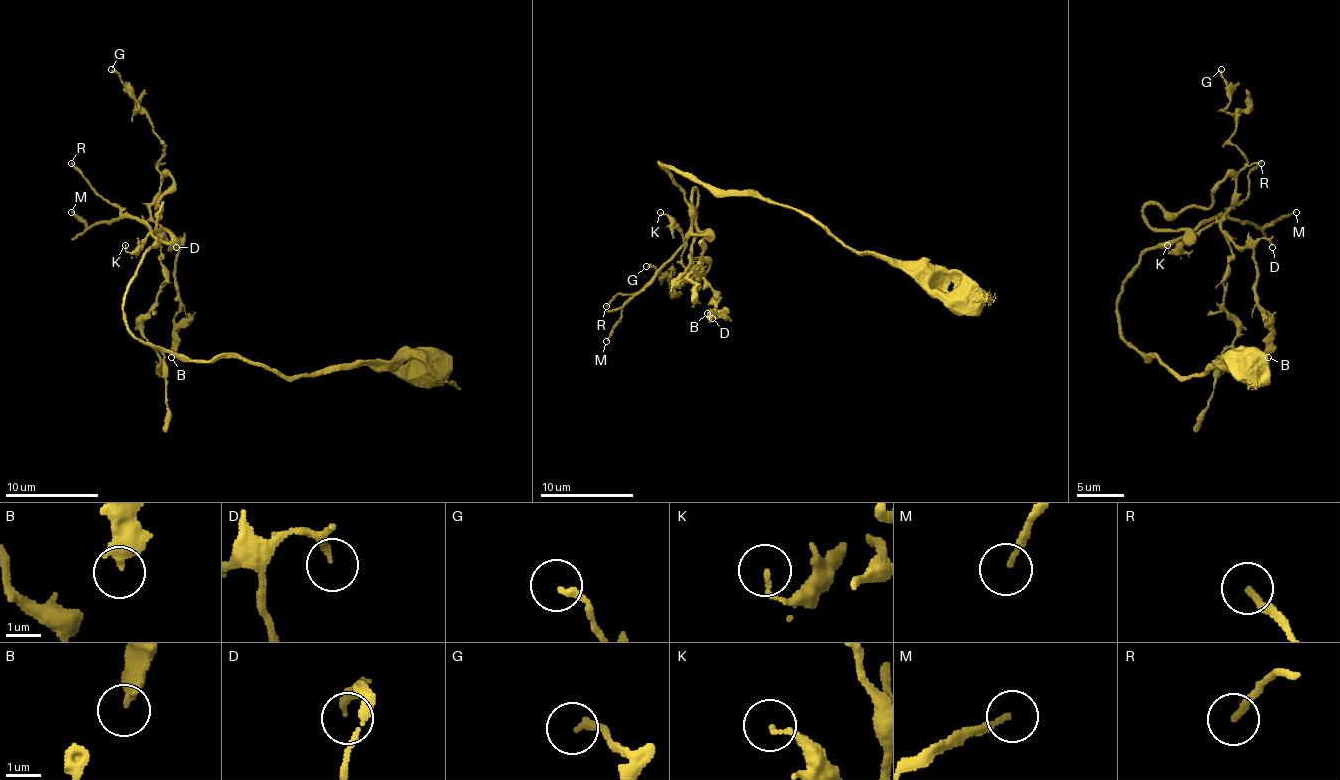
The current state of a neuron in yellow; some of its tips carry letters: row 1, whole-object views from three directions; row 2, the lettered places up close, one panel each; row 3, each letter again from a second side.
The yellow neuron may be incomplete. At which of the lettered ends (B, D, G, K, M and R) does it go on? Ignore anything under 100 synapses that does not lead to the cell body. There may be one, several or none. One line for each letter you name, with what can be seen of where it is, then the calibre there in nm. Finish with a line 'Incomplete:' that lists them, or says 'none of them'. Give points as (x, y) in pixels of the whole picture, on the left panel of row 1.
M: at (71, 212); 160 nm thick
R: at (71, 163); 200 nm thick
Incomplete: M, R

